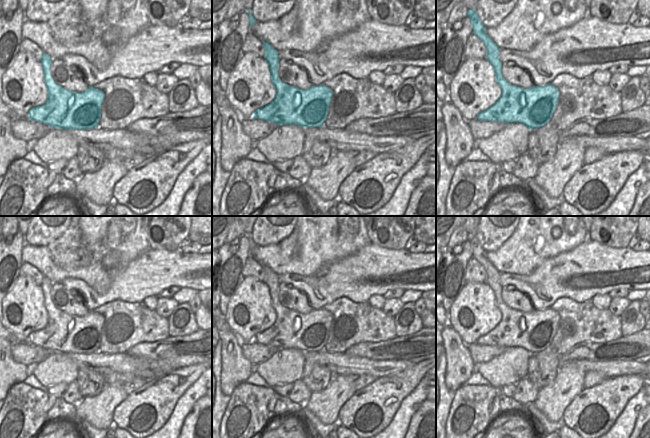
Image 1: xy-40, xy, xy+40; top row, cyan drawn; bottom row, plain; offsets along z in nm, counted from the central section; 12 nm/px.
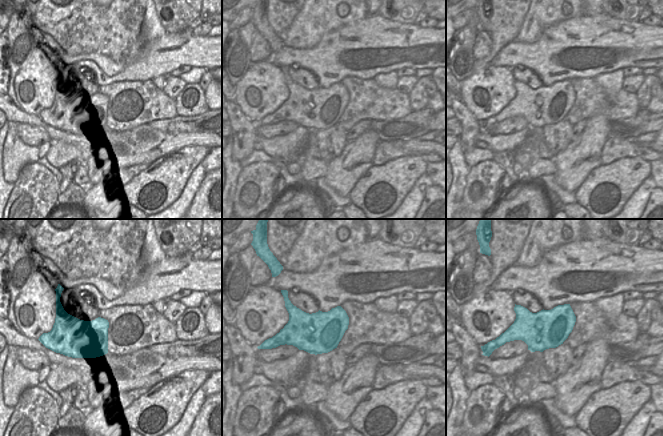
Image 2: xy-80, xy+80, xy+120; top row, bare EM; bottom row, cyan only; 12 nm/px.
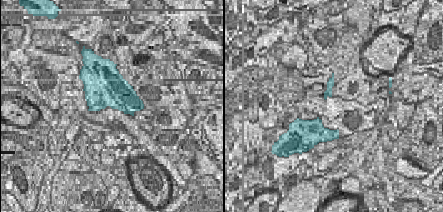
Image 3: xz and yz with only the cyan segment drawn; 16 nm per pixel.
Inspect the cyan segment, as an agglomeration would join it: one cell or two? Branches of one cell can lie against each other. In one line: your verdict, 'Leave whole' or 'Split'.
Leave whole.

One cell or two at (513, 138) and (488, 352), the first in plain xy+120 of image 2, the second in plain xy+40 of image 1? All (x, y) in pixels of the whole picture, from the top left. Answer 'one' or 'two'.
two

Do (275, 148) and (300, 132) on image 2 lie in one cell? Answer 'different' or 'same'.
same

